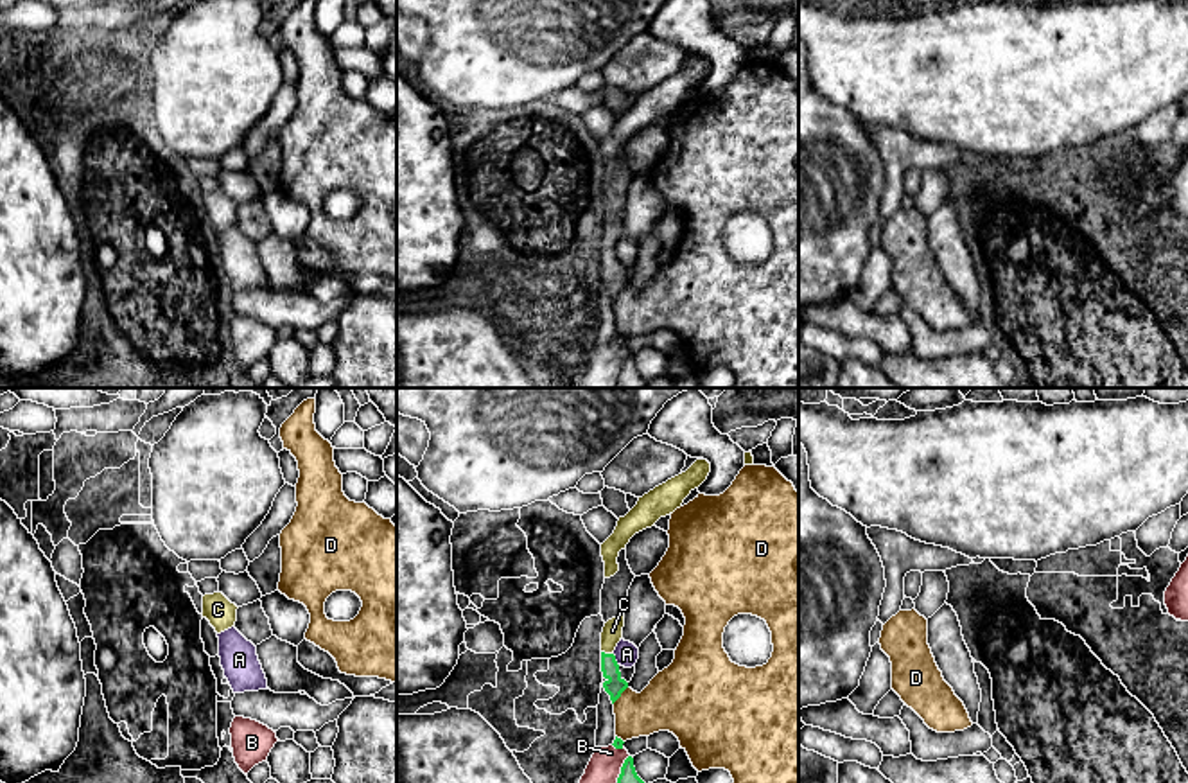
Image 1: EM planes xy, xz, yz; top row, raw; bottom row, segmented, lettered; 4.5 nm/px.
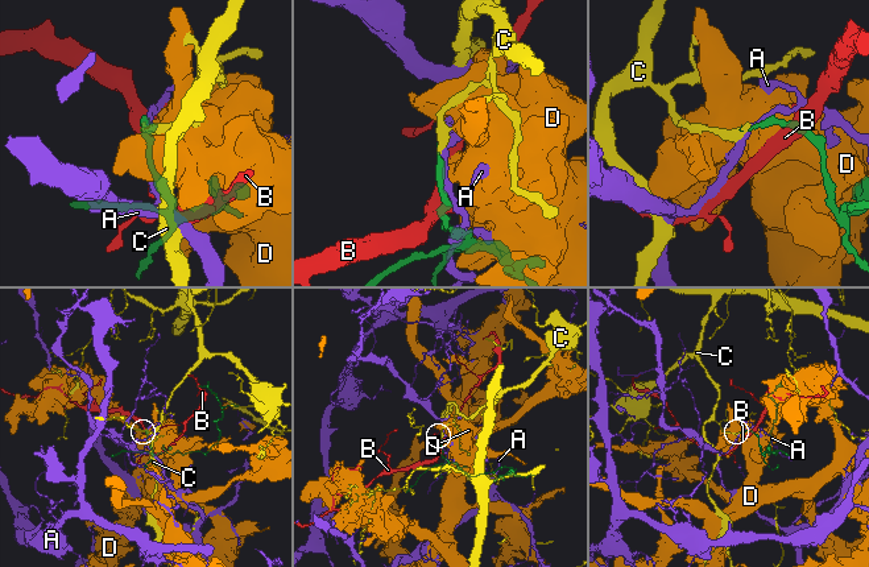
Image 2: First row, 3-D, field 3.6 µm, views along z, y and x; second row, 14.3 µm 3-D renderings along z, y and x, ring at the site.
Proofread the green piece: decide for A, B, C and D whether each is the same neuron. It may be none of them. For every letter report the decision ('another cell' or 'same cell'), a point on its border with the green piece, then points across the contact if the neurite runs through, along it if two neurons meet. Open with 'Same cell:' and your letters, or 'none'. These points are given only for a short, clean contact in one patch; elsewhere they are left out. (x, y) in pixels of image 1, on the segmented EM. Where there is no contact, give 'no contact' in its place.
Same cell: C
A: another cell | xz (614, 659) | along xz (612, 654), (618, 665)
B: another cell | xz (621, 769) | along xz (628, 755), (616, 782)
C: same cell | xz (607, 654) | across xz (614, 686), (607, 654), (612, 631)
D: another cell | xz (620, 695)

